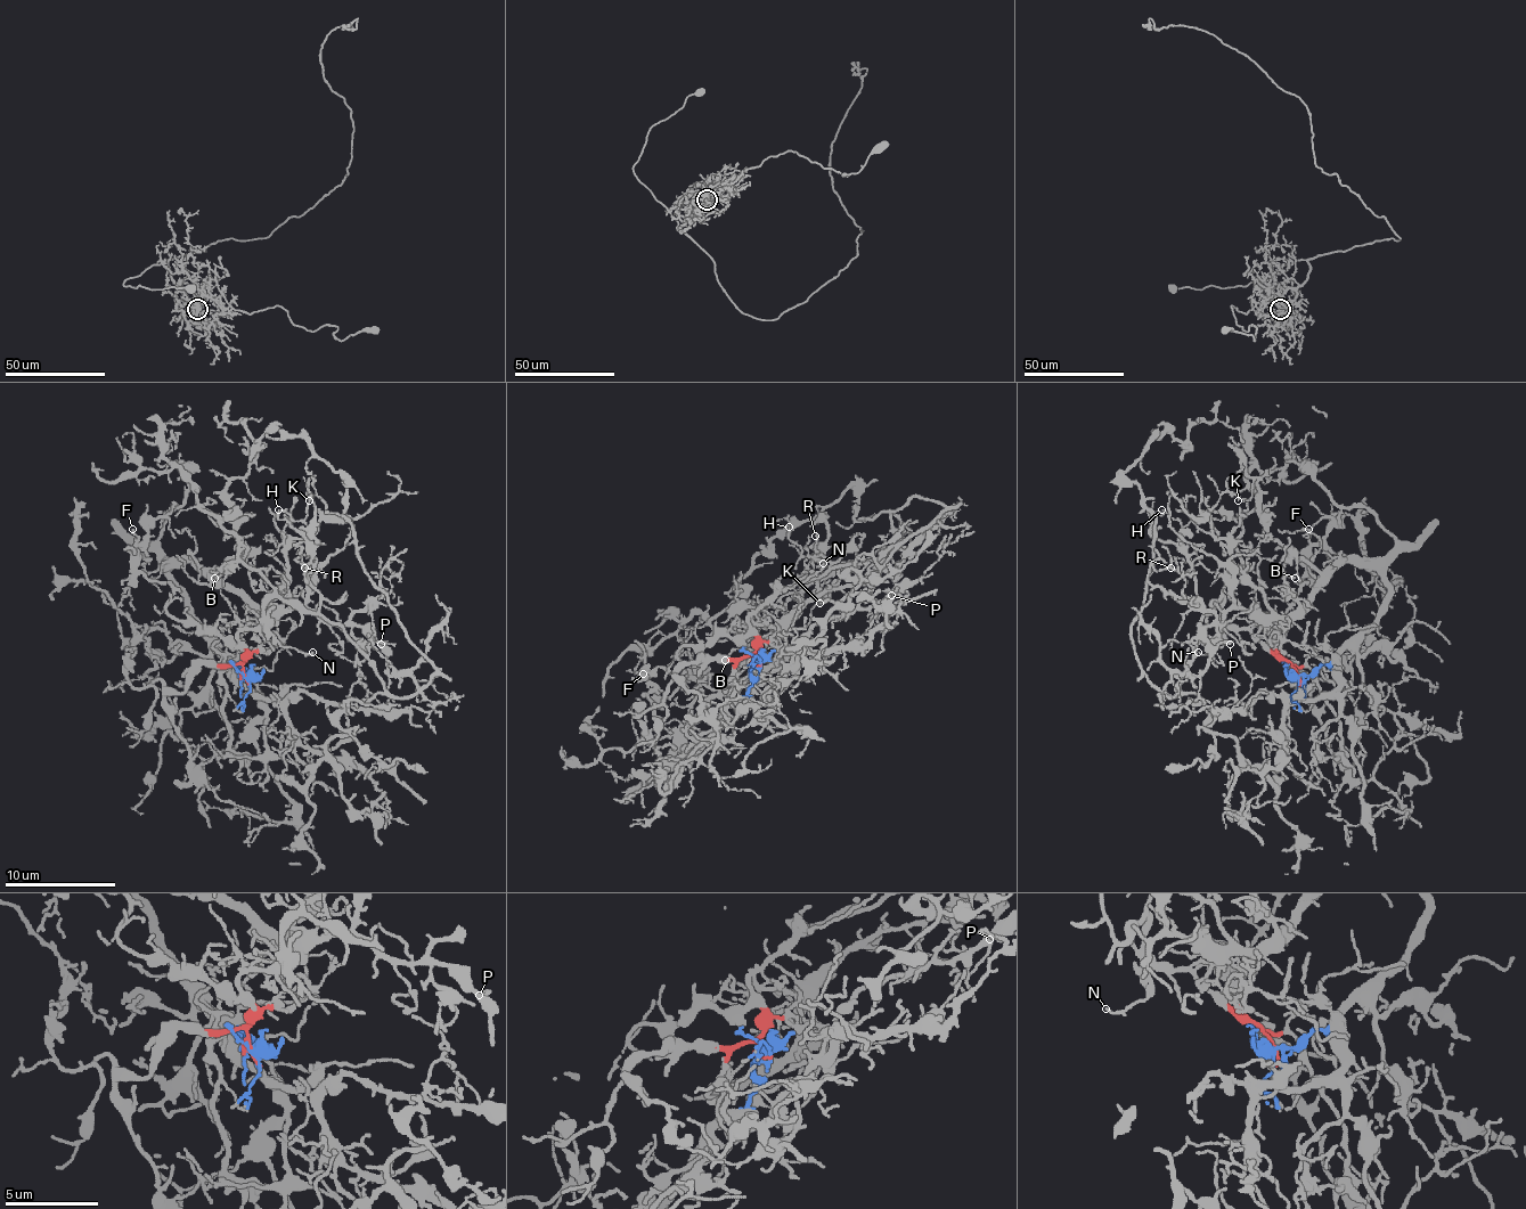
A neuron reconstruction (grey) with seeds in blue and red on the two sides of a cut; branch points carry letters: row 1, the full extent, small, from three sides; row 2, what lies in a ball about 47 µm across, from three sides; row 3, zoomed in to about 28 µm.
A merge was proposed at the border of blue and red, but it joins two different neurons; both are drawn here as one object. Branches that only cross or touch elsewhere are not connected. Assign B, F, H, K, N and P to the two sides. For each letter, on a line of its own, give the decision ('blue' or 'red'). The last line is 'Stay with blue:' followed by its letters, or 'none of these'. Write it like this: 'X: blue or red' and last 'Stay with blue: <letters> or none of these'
B: blue
F: red
H: red
K: blue
N: red
P: blue
Stay with blue: B, K, P

